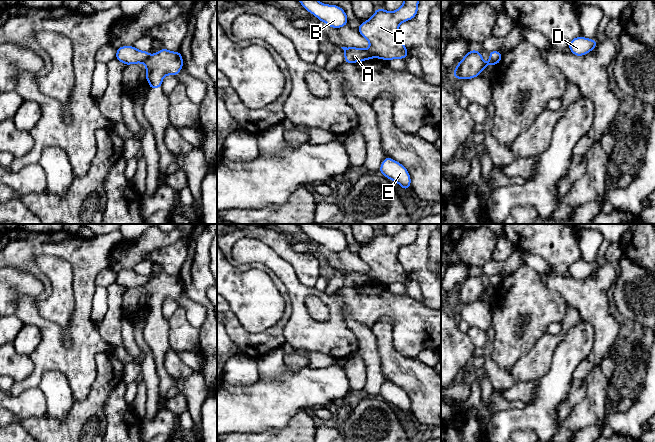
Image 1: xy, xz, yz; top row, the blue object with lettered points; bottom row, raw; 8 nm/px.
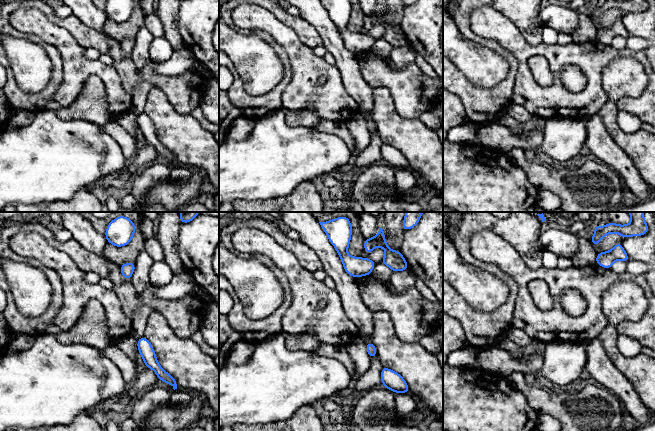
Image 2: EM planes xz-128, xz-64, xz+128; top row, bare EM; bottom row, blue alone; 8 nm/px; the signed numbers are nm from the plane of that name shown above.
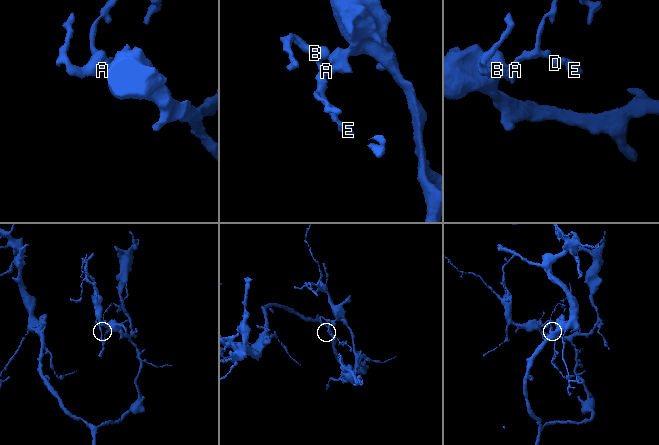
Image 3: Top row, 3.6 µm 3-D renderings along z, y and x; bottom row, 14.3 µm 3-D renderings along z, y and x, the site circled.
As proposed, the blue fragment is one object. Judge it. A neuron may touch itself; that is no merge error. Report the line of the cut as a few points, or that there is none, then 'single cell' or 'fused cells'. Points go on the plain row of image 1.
xz (368, 273), (373, 281) | fused cells

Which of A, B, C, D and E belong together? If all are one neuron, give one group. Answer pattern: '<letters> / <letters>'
A B D E / C

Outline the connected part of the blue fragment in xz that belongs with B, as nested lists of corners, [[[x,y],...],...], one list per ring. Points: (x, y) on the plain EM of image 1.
[[[298,224],[301,229],[319,245],[323,245],[331,252],[341,252],[348,247],[345,235],[336,229],[327,229],[317,224]]]

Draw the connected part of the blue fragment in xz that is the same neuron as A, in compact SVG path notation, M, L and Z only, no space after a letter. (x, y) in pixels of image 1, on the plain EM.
M341 271L345 276L344 286L346 287L355 287L362 286L368 283L373 282L369 273L360 273L356 271Z

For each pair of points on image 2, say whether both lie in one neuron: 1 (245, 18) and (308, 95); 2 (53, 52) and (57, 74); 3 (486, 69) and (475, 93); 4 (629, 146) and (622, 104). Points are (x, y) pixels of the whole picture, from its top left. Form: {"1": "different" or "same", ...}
{"1": "same", "2": "same", "3": "different", "4": "different"}

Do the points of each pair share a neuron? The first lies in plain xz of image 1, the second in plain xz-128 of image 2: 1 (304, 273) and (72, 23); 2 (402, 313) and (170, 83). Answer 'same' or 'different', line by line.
1: same
2: same

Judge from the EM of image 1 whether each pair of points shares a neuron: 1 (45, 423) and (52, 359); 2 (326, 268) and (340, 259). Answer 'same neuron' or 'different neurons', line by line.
1: different neurons
2: different neurons

